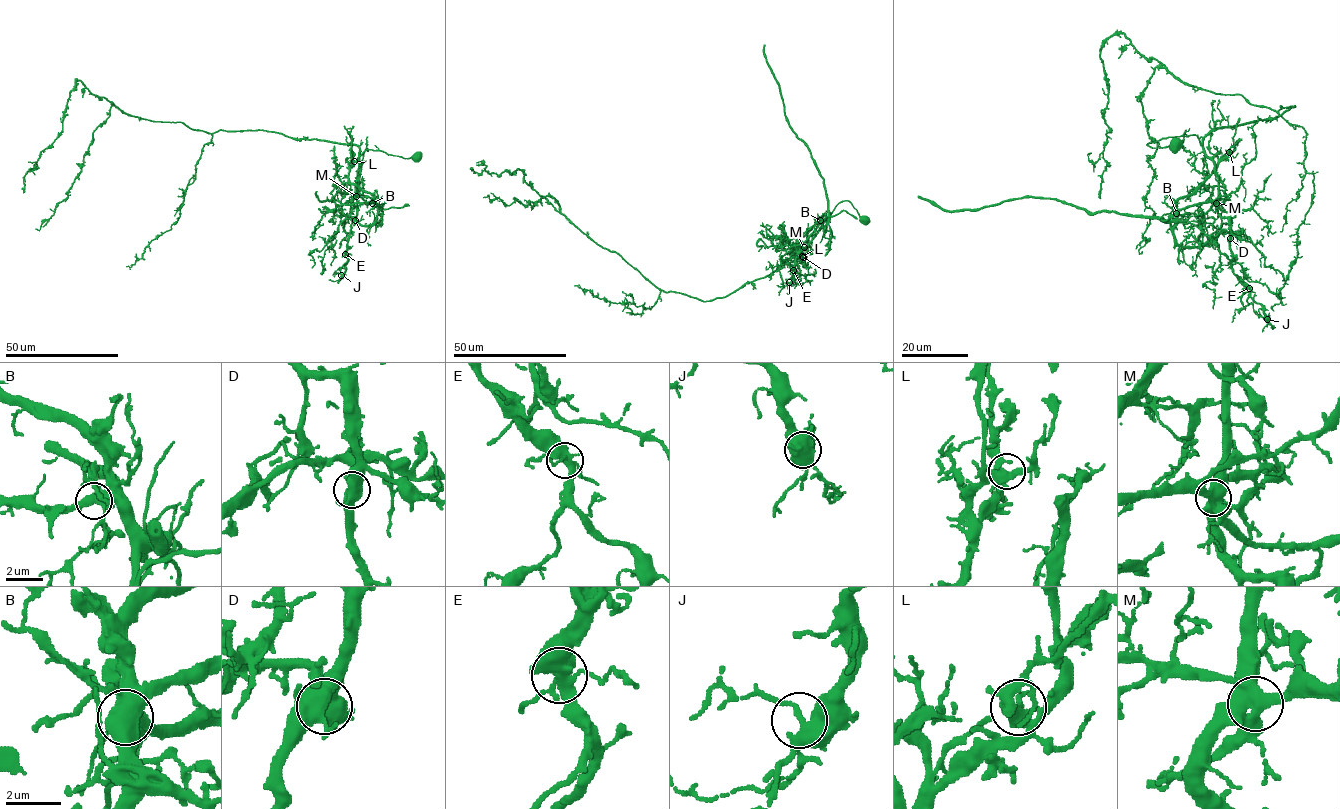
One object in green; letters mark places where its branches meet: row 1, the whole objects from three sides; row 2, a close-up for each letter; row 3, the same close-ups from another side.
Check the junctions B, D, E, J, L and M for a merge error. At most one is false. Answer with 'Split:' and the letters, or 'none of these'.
Split: M

